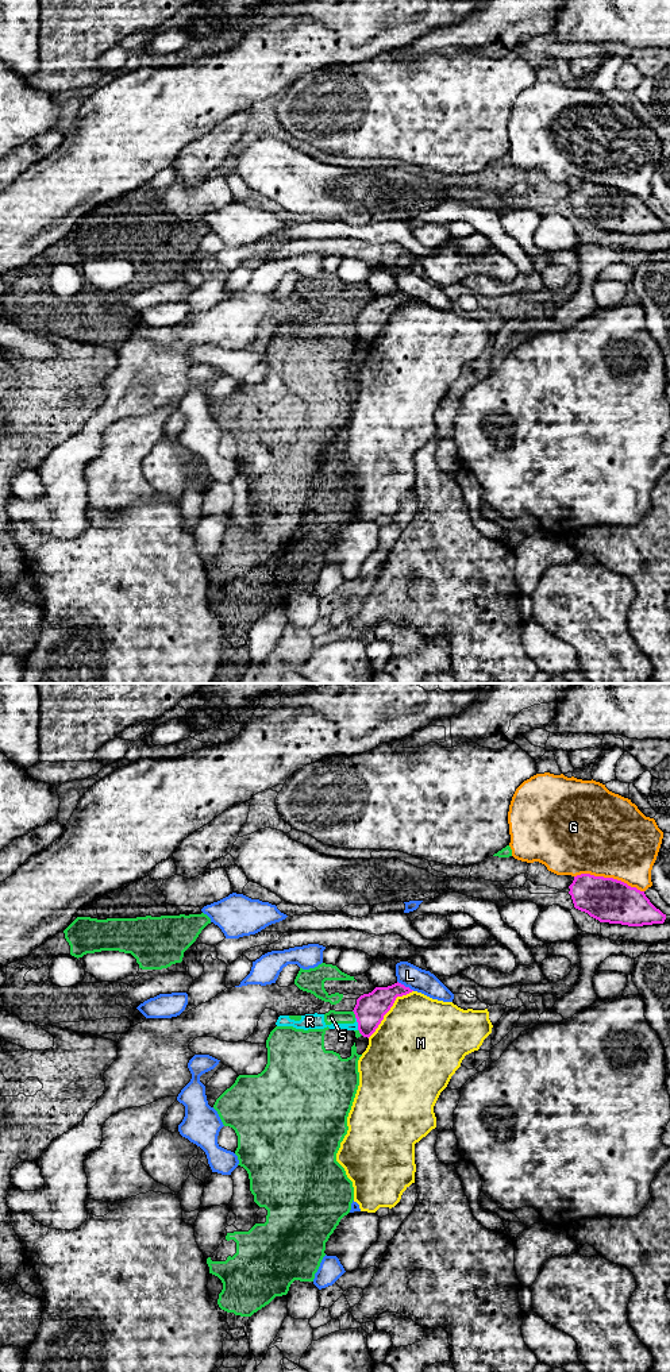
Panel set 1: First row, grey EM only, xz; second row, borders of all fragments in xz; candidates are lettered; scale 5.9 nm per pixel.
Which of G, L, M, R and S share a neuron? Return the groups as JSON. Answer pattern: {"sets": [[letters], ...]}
{"sets": [["G"], ["L"], ["M"], ["R", "S"]]}

